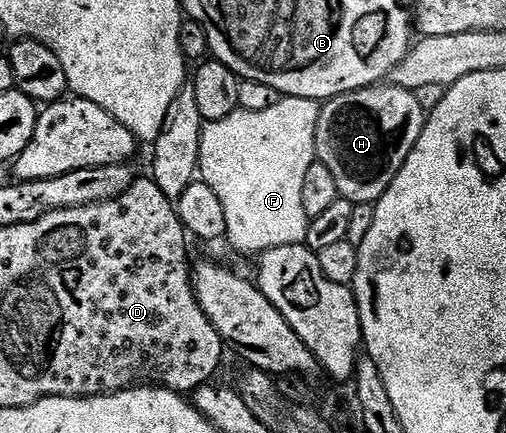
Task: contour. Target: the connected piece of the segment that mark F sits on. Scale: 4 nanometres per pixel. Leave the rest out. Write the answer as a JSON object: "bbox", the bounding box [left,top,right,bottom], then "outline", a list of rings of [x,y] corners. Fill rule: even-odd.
{"bbox":[200,96,317,252],"outline":[[[300,96],[295,98],[288,98],[285,102],[278,102],[268,108],[262,110],[244,110],[245,108],[238,108],[234,113],[222,121],[218,121],[213,125],[217,138],[222,141],[218,143],[208,154],[205,153],[201,159],[200,178],[201,181],[210,186],[212,190],[221,198],[222,208],[225,209],[226,216],[226,234],[225,241],[236,250],[246,252],[252,250],[255,246],[259,248],[267,248],[269,246],[282,246],[285,244],[300,244],[308,237],[308,228],[310,219],[306,208],[302,204],[302,184],[306,184],[306,176],[310,172],[310,168],[317,161],[316,156],[316,123],[310,117],[304,118],[314,108],[311,101],[305,100]]]}

